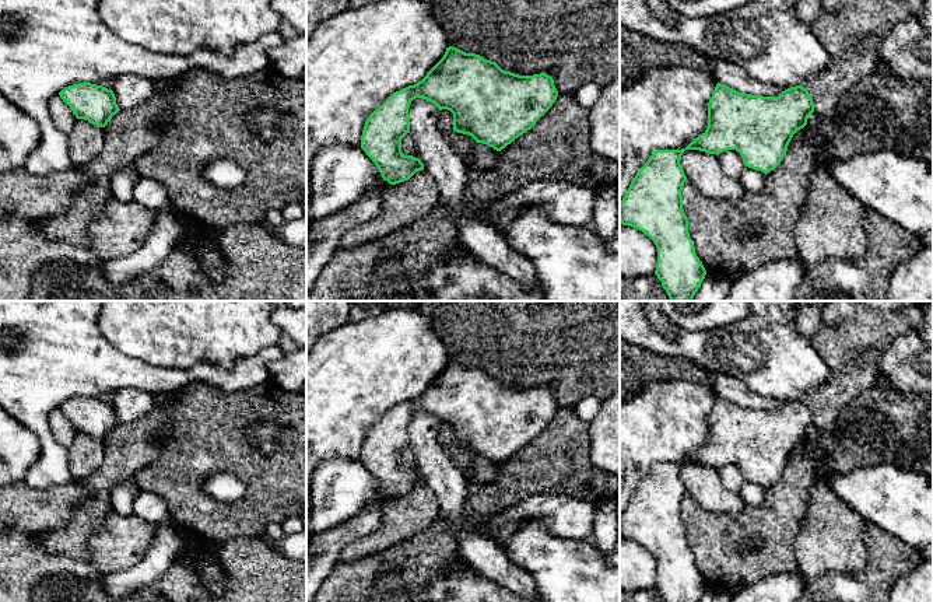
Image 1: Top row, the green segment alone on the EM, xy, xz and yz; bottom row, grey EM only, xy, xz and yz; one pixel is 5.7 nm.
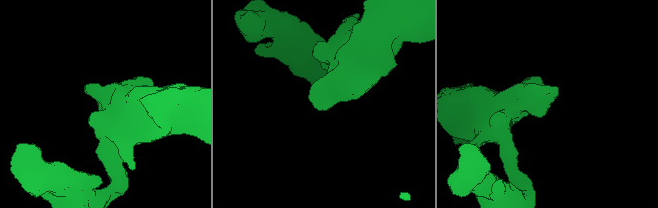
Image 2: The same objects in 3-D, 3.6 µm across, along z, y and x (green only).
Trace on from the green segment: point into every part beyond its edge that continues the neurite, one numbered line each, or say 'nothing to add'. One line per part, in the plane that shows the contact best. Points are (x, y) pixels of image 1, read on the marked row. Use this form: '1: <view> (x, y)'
nothing to add

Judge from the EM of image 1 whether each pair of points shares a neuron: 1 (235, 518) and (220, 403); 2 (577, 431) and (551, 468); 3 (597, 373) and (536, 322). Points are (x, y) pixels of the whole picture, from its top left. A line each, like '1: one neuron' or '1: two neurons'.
1: one neuron
2: one neuron
3: one neuron

